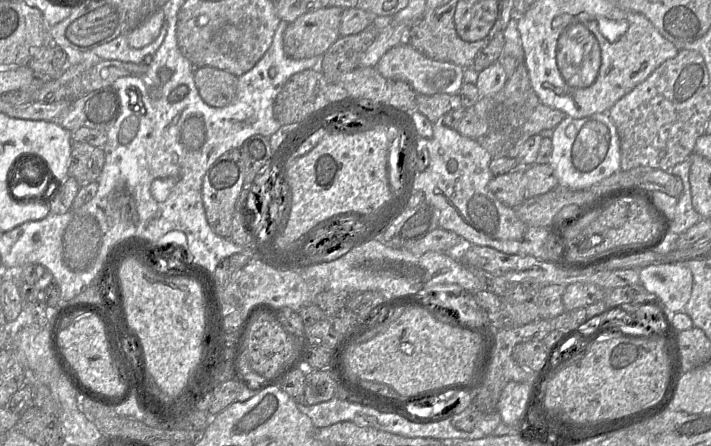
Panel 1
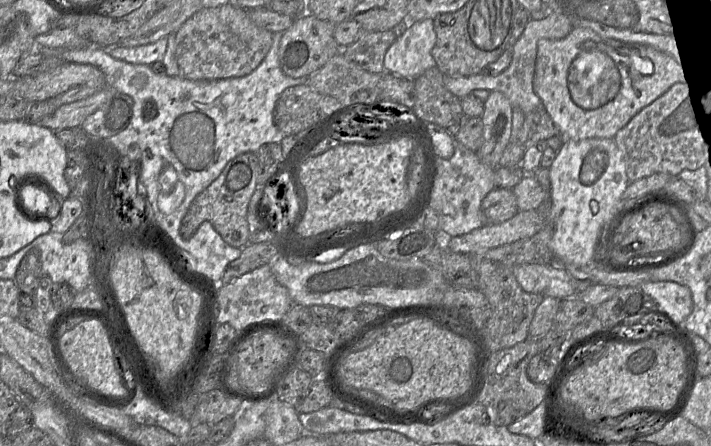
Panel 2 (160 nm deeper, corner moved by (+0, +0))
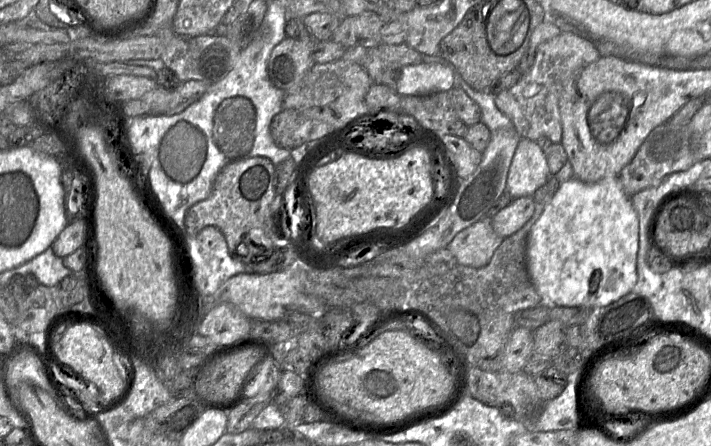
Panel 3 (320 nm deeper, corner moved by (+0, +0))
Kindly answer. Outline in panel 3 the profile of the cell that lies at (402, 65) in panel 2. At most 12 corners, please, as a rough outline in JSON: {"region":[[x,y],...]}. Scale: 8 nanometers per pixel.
{"region":[[423,61],[401,69],[395,90],[426,96],[454,86],[449,63]]}

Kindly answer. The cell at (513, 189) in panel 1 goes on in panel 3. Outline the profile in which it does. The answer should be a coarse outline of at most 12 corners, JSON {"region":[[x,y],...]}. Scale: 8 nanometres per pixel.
{"region":[[485,216],[448,248],[458,264],[481,268],[501,241]]}

